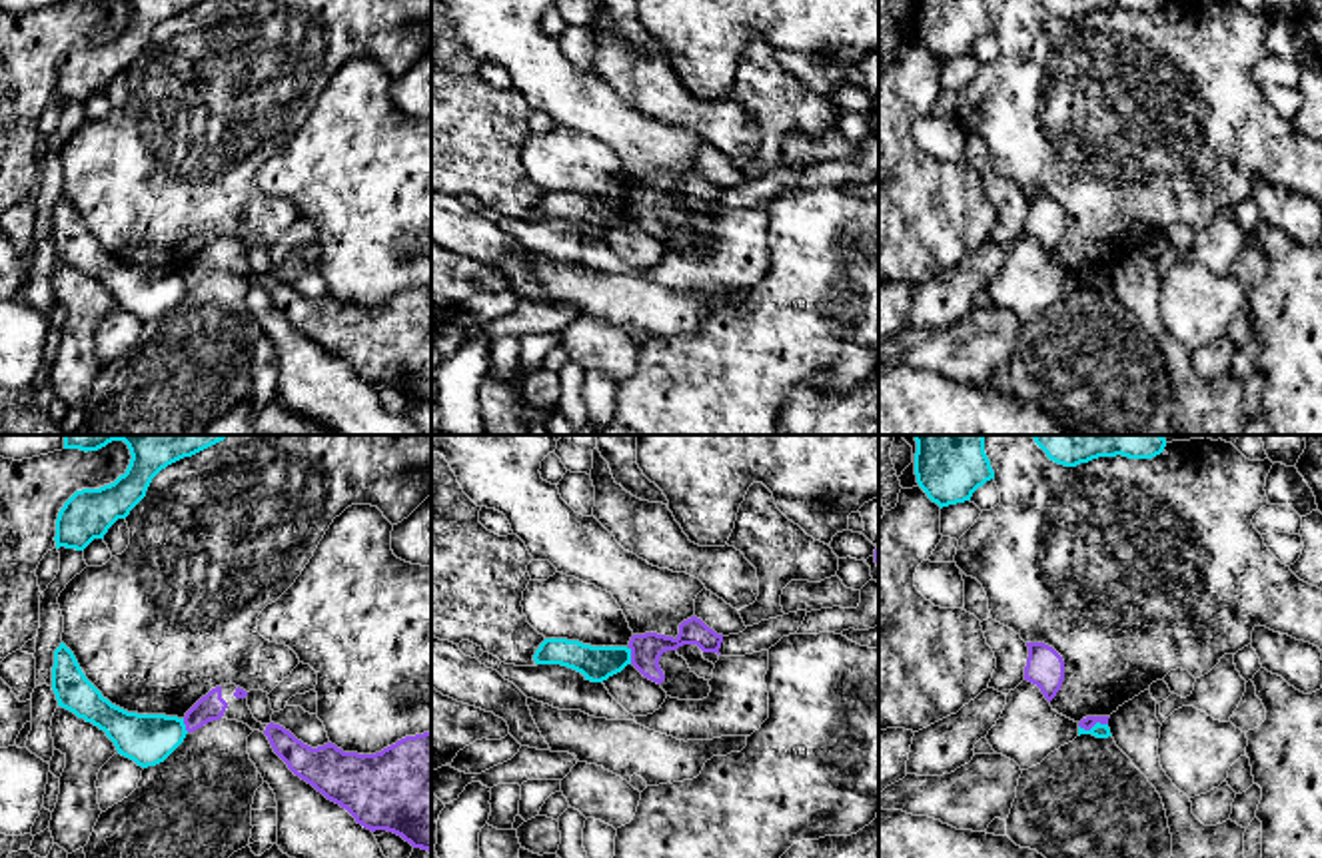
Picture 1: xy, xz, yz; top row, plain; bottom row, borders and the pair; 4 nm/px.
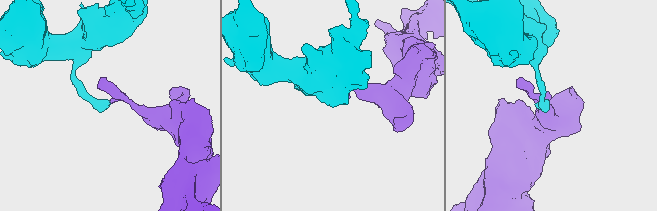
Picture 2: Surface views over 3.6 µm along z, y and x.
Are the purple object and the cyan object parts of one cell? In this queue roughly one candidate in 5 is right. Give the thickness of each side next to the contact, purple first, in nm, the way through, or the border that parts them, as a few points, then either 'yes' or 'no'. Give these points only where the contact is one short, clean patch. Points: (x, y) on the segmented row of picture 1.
50/60 nm | along yz (1107, 723), (1095, 723), (1089, 729), (1079, 727) | no

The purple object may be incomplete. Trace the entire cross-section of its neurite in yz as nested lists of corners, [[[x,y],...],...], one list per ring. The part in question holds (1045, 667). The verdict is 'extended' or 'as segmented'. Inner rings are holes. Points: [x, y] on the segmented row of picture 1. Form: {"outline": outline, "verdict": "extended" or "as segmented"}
{"outline": [[[1026,643],[1028,658],[1024,666],[1024,680],[1036,684],[1050,702],[1064,680],[1062,656],[1044,643]]], "verdict": "as segmented"}

